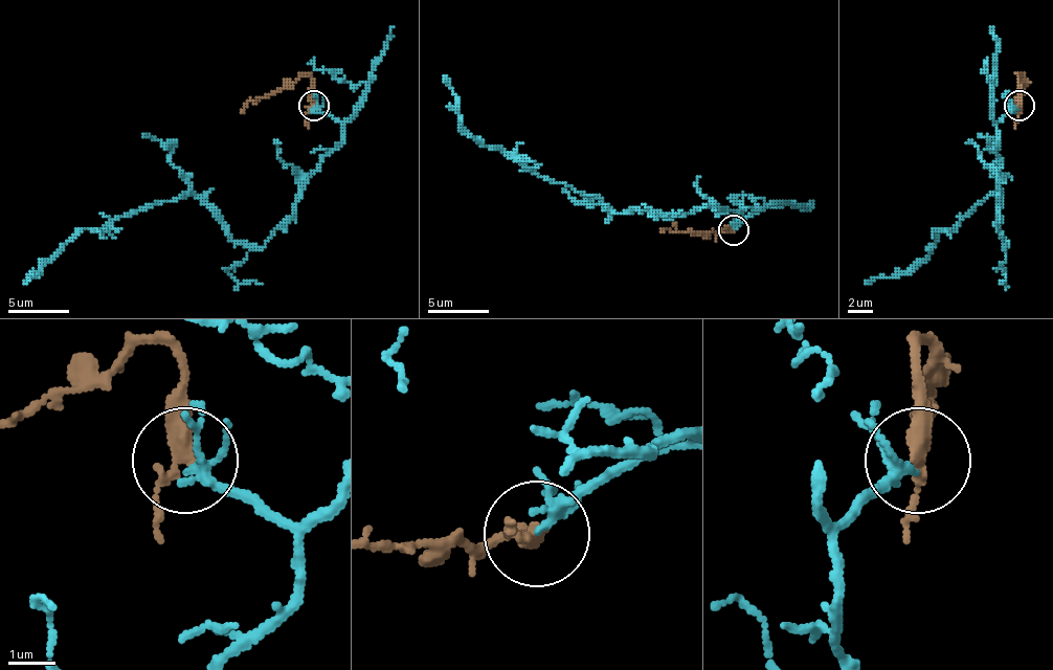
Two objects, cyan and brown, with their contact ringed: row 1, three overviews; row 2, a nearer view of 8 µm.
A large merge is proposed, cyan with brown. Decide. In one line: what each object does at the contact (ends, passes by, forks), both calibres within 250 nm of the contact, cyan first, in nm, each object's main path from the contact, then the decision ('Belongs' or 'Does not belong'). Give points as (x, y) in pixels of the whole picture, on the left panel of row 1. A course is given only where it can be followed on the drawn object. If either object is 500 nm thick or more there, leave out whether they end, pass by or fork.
At the ring cyan forks. At the ring brown passes by. Thickness 150 nm (cyan) against 320 nm. Course of cyan: (314, 107), (341, 125), (341, 140), (262, 247), (238, 244), (198, 198), (182, 195), (82, 228), (24, 281). Course of brown: (314, 107), (314, 82), (298, 75), (250, 101), (241, 112). Belongs

